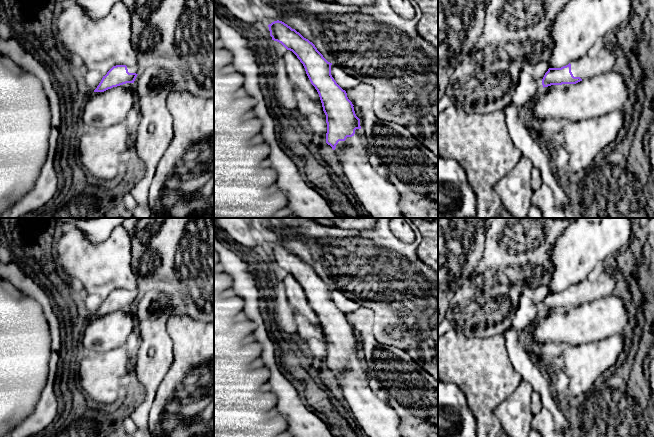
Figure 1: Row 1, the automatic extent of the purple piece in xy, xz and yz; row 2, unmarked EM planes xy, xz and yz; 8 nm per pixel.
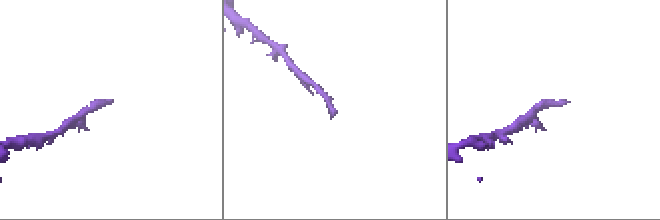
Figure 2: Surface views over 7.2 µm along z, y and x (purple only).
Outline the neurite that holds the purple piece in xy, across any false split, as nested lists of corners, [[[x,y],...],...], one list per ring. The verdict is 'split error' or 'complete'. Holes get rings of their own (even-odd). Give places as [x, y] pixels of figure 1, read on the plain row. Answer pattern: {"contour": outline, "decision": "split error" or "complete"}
{"contour": [[[116,289],[113,290],[101,306],[94,314],[94,316],[104,316],[113,311],[117,311],[126,307],[134,307],[137,299],[139,298],[137,290]]], "decision": "split error"}

